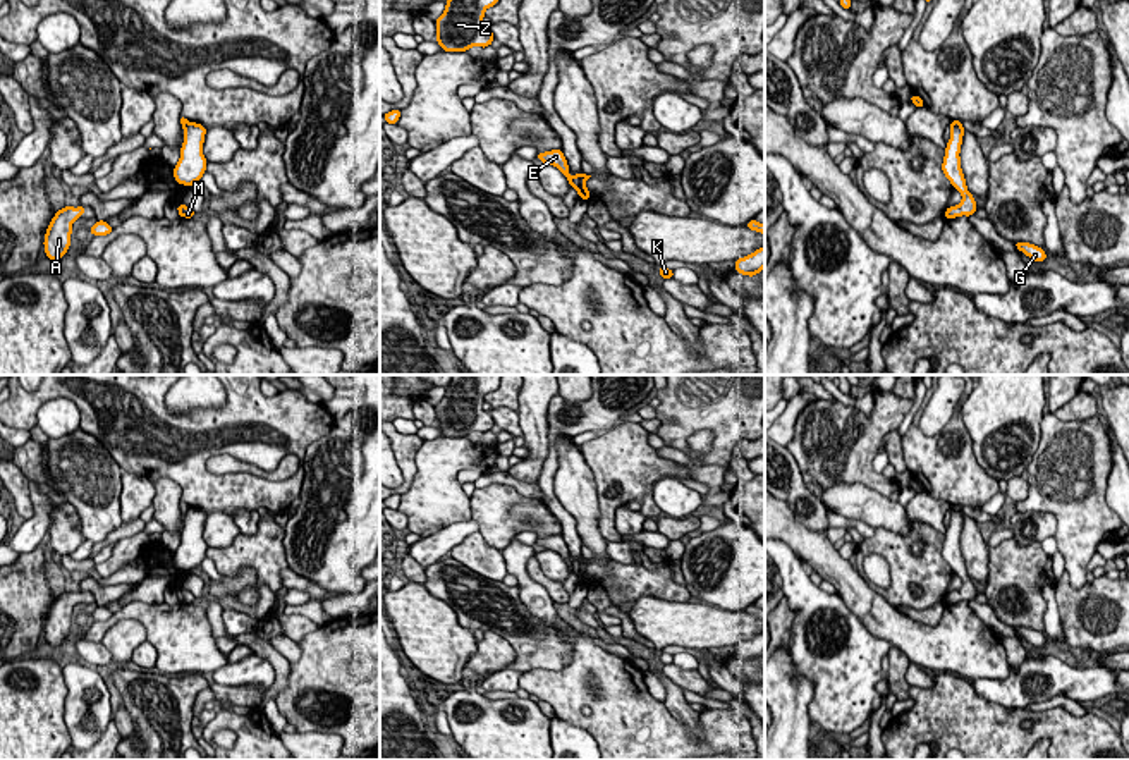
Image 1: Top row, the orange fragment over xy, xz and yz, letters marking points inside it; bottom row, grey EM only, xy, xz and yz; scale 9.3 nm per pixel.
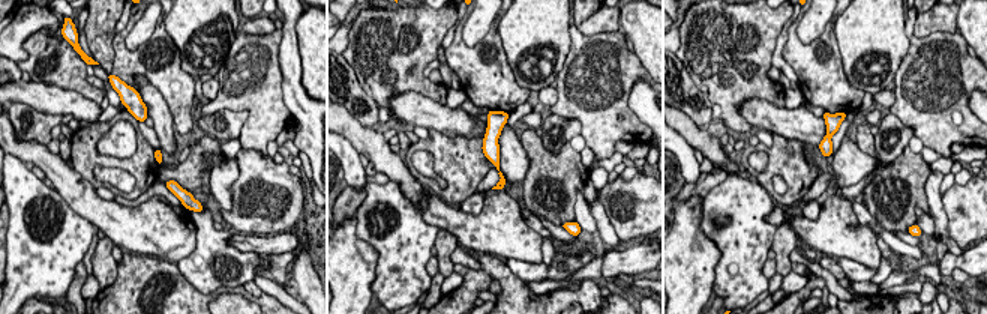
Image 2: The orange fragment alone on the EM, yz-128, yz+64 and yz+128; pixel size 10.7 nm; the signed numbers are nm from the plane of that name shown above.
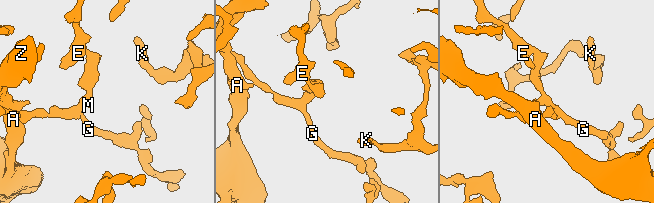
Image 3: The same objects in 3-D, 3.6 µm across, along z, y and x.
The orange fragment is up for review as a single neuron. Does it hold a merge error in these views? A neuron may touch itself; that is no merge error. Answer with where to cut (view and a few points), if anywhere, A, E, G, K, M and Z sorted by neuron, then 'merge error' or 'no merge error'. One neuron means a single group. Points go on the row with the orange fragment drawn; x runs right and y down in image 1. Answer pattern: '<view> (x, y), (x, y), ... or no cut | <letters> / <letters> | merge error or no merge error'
xz (573, 176), (571, 186) | A E K Z / G M | merge error

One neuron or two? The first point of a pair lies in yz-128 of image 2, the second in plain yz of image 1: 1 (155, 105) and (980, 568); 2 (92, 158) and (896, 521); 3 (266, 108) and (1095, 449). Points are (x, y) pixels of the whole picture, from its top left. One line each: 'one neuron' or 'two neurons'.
1: one neuron
2: two neurons
3: one neuron

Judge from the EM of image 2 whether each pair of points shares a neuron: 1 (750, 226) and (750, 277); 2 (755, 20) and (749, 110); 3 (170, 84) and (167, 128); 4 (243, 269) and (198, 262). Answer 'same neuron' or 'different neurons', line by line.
1: same neuron
2: different neurons
3: different neurons
4: same neuron

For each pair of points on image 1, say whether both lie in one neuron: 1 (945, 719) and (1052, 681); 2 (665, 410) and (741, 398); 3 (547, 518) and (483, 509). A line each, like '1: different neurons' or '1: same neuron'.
1: different neurons
2: same neuron
3: same neuron

